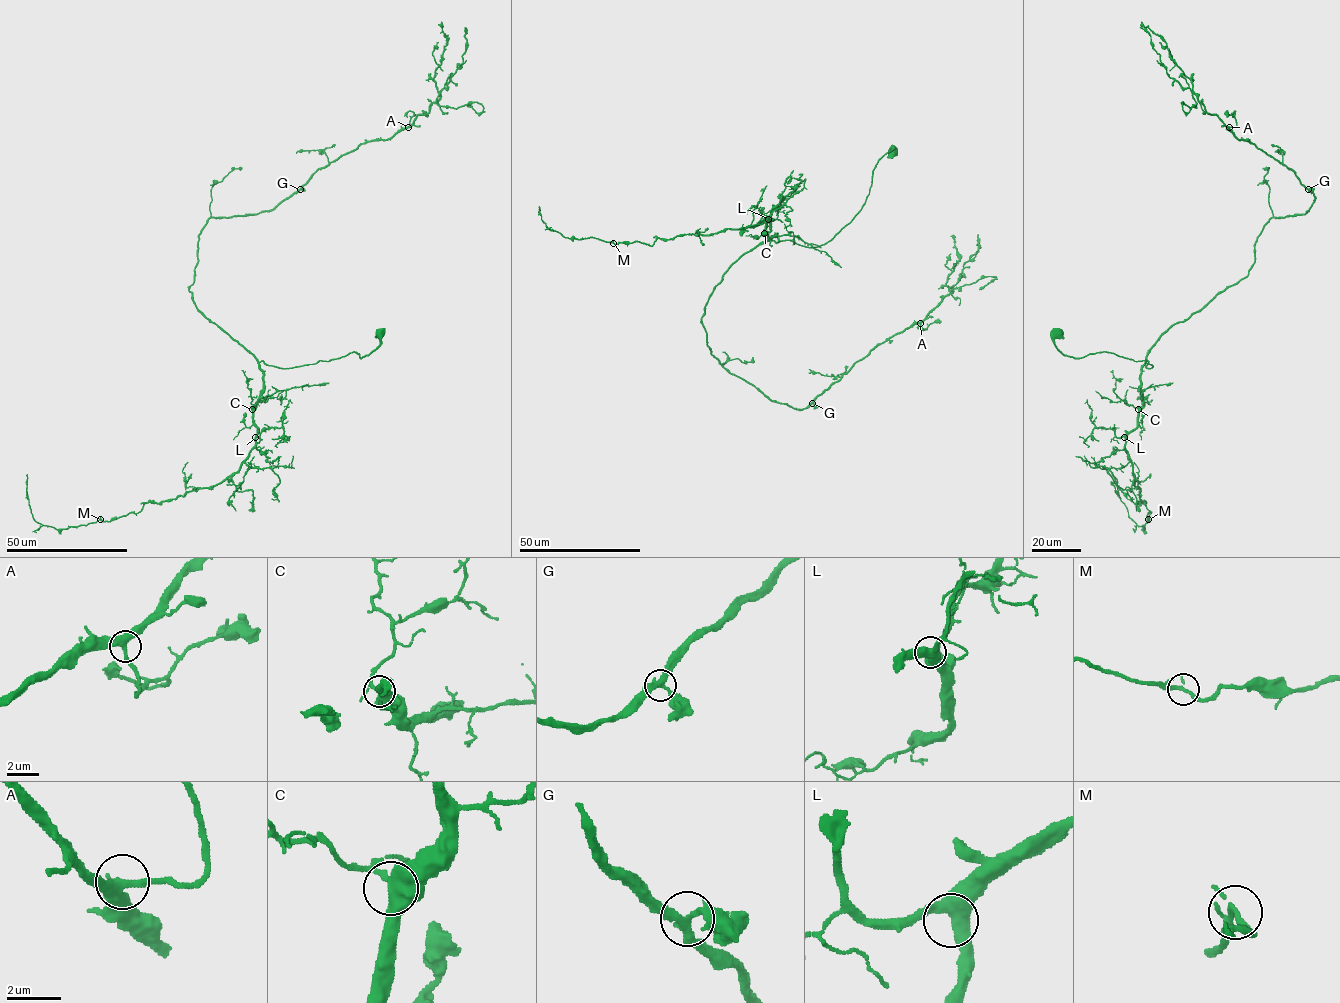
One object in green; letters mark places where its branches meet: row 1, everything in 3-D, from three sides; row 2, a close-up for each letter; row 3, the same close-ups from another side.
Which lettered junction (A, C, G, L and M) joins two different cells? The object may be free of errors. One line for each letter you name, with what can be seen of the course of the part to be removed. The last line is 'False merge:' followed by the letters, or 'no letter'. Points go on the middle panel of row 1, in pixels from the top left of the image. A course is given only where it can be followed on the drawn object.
False merge: no letter

